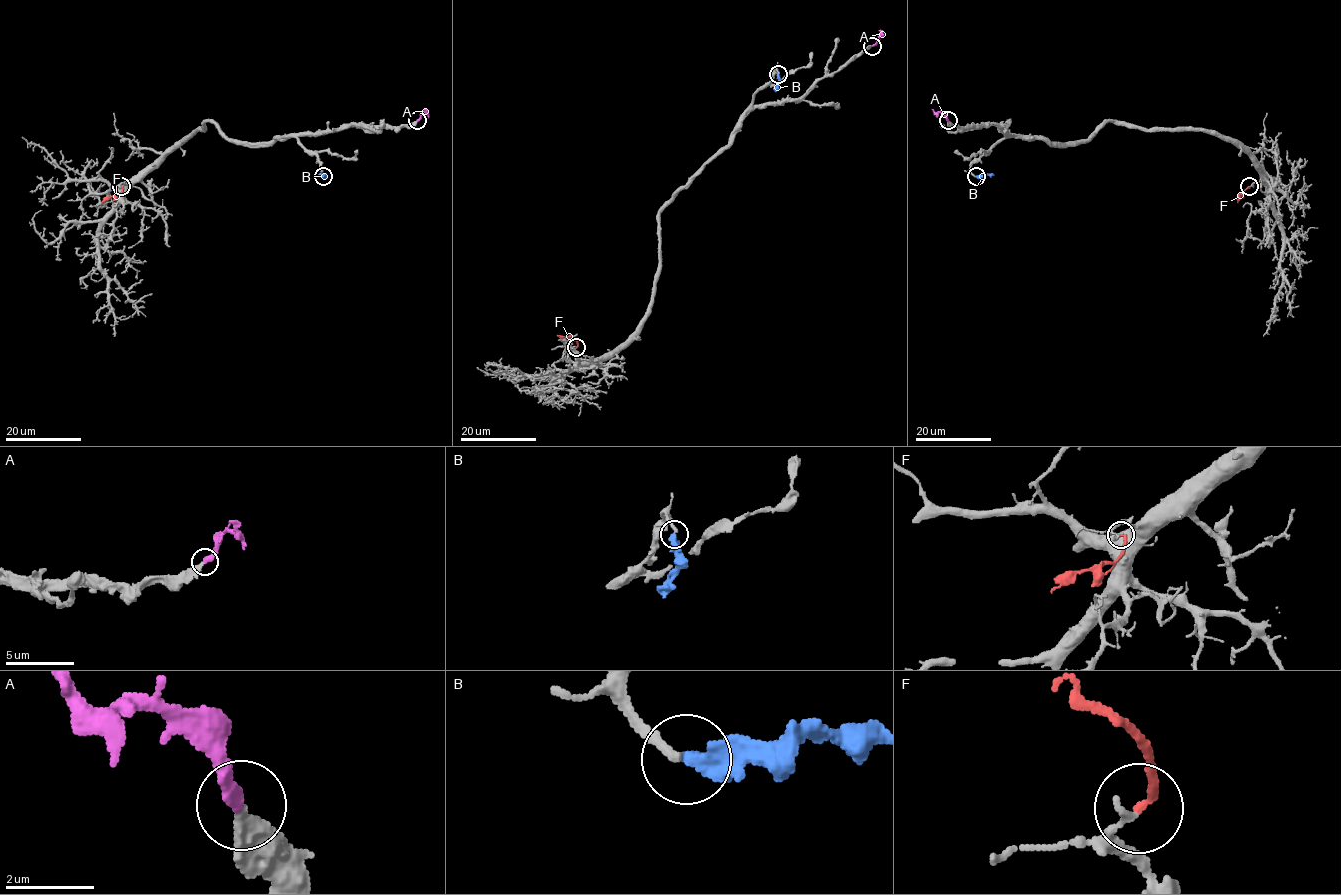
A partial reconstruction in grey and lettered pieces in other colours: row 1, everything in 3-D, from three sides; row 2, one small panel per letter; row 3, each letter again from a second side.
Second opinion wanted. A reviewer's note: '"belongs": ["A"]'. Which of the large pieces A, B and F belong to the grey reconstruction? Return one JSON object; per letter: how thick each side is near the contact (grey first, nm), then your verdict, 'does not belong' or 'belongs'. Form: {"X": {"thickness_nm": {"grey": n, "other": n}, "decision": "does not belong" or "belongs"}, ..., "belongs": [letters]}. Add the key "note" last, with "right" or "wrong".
{"A": {"thickness_nm": {"grey": 320, "other": 280}, "decision": "belongs"}, "B": {"thickness_nm": {"grey": 240, "other": 420}, "decision": "belongs"}, "F": {"thickness_nm": {"grey": 170, "other": 190}, "decision": "does not belong"}, "belongs": ["A", "B"], "note": "wrong"}

